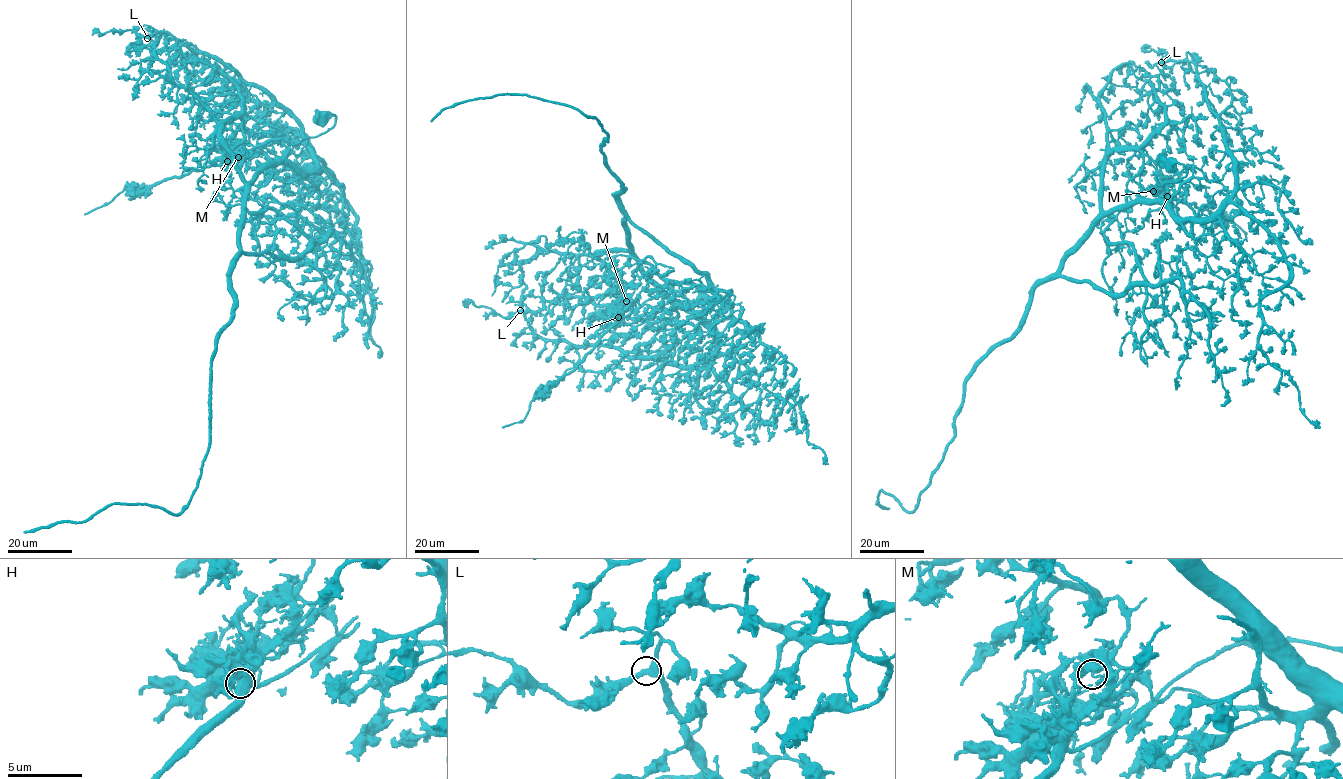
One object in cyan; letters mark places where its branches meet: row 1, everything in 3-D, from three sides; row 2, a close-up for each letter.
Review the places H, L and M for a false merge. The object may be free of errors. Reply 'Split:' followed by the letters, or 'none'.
Split: M

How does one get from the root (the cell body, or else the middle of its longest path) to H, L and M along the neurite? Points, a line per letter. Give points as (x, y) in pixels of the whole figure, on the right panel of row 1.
H: (1171, 163), (1183, 164), (1187, 174), (1177, 182), (1161, 186), (1155, 177), (1169, 191), (1167, 196)
L: (1171, 163), (1187, 174), (1155, 178), (1182, 218), (1210, 218), (1233, 189), (1196, 66), (1161, 61)
M: (1171, 163), (1183, 164), (1187, 174), (1177, 182), (1161, 186), (1155, 177), (1162, 187), (1153, 191)

